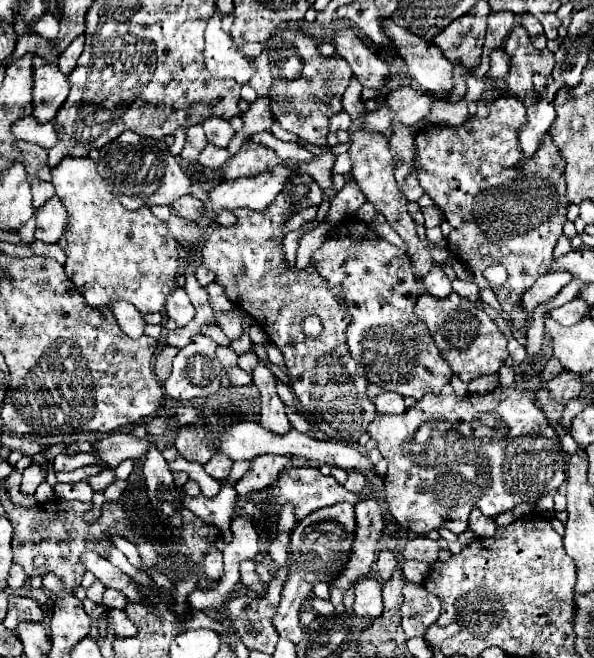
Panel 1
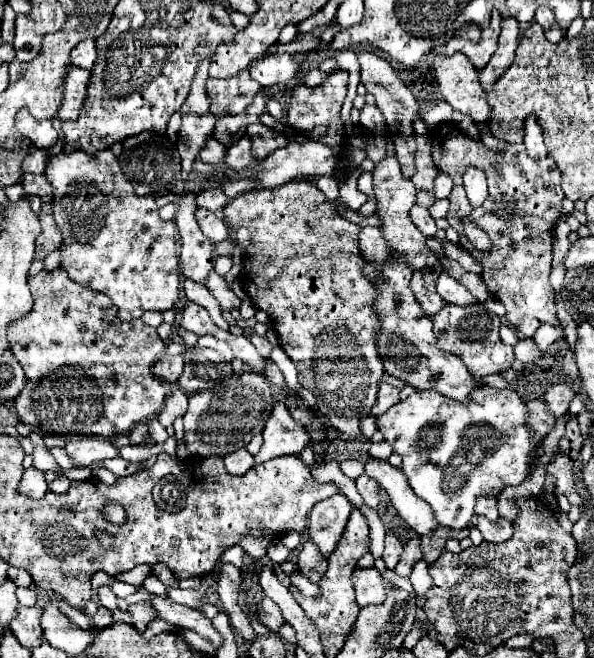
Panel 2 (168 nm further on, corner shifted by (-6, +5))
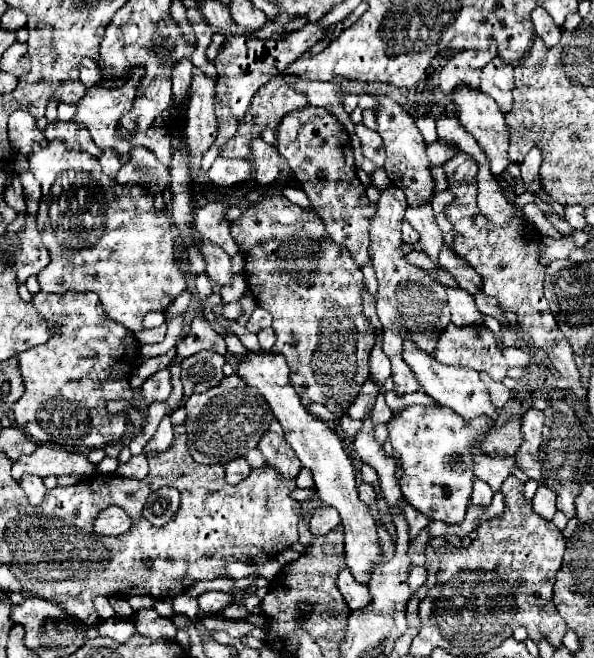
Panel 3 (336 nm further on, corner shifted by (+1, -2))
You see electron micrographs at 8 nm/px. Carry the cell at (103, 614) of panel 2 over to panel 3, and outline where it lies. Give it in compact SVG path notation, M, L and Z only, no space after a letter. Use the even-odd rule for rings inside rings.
M111 618L111 620L103 620L99 626L97 626L99 634L101 636L109 636L117 642L129 642L129 638L135 634L135 624L133 620L125 620L125 618Z

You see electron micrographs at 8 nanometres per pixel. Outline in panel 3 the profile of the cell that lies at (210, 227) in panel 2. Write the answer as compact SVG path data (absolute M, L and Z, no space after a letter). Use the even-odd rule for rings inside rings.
M203 242L203 256L207 262L207 276L211 282L219 286L231 286L233 272L231 272L231 258L219 246Z

